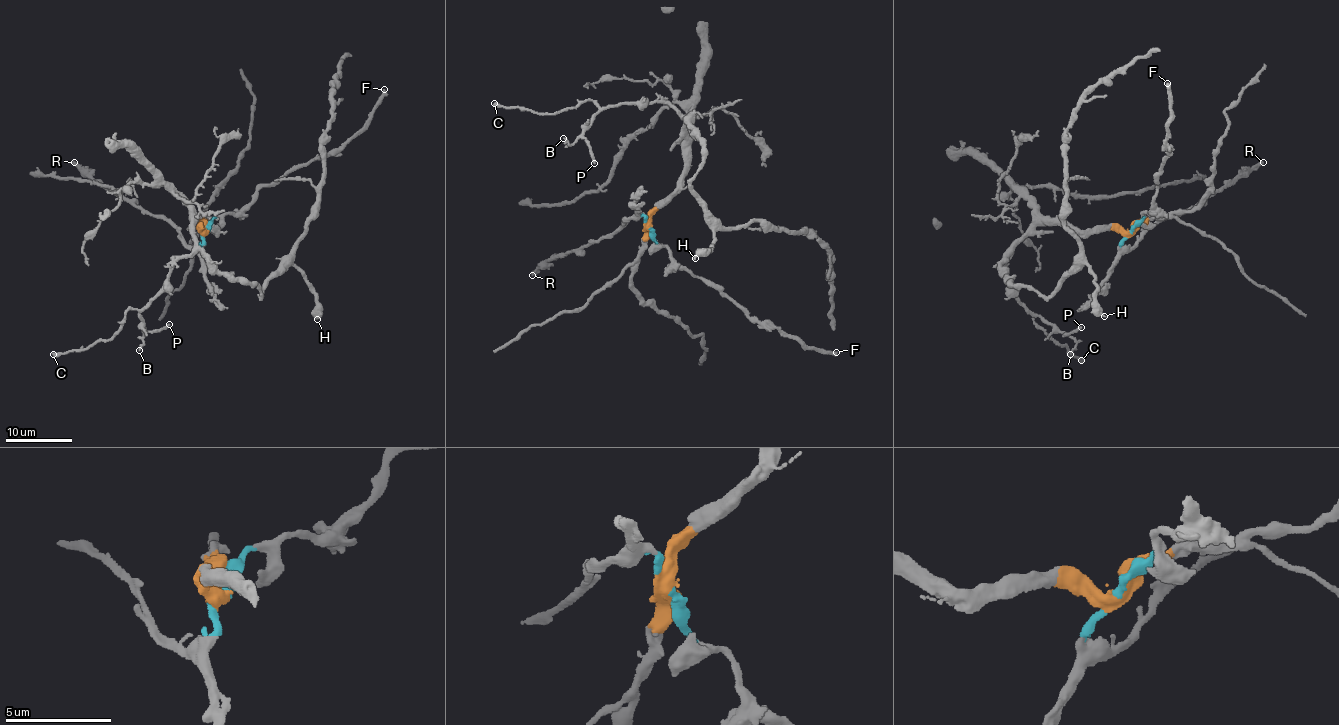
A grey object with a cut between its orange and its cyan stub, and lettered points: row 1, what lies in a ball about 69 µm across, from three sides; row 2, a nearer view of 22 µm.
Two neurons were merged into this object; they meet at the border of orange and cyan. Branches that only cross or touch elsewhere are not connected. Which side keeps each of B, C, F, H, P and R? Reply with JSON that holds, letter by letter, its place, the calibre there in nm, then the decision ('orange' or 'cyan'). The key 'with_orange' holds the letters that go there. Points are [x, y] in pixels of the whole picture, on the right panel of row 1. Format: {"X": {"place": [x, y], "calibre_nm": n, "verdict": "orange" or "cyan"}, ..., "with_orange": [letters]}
{"B": {"place": [1070, 354], "calibre_nm": 90, "verdict": "orange"}, "C": {"place": [1081, 360], "calibre_nm": 420, "verdict": "orange"}, "F": {"place": [1167, 83], "calibre_nm": 400, "verdict": "cyan"}, "H": {"place": [1104, 316], "calibre_nm": 260, "verdict": "orange"}, "P": {"place": [1081, 327], "calibre_nm": 180, "verdict": "orange"}, "R": {"place": [1263, 162], "calibre_nm": 360, "verdict": "cyan"}, "with_orange": ["B", "C", "H", "P"]}

